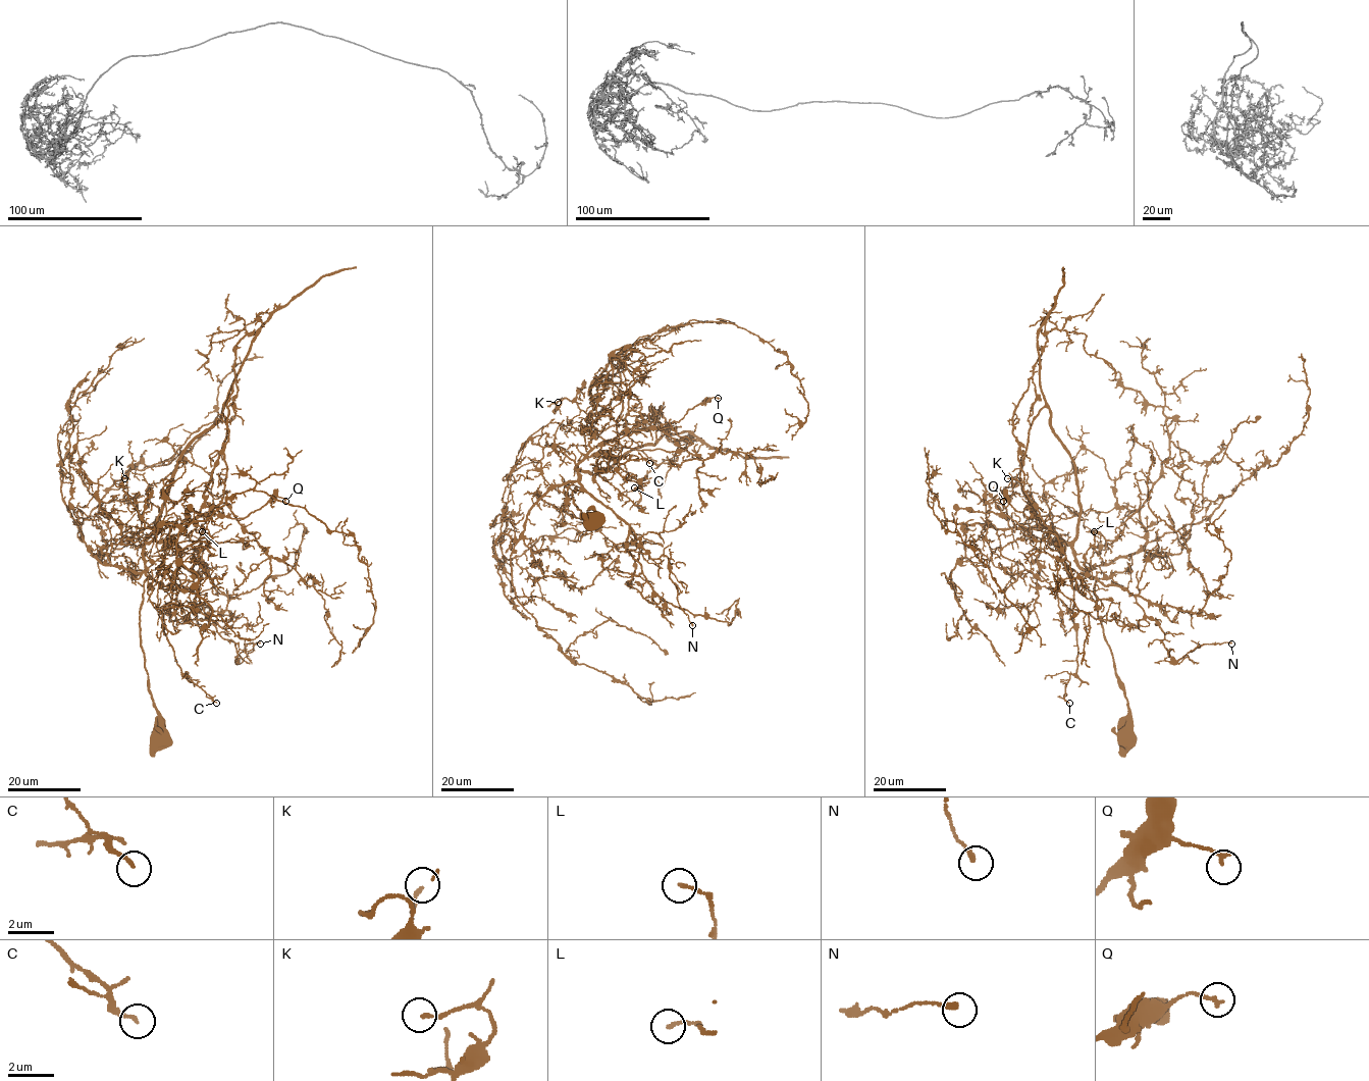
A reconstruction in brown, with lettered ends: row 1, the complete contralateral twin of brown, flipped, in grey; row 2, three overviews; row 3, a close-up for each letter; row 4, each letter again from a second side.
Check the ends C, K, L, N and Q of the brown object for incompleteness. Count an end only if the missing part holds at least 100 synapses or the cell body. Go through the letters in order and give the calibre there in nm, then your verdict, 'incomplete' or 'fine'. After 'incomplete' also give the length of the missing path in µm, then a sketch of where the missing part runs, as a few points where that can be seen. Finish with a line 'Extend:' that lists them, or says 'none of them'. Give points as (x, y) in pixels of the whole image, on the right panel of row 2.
C: calibre 140 nm; fine
K: calibre 160 nm; fine
L: calibre 150 nm; fine
N: calibre 200 nm; fine
Q: calibre 170 nm; fine
Extend: none of them

